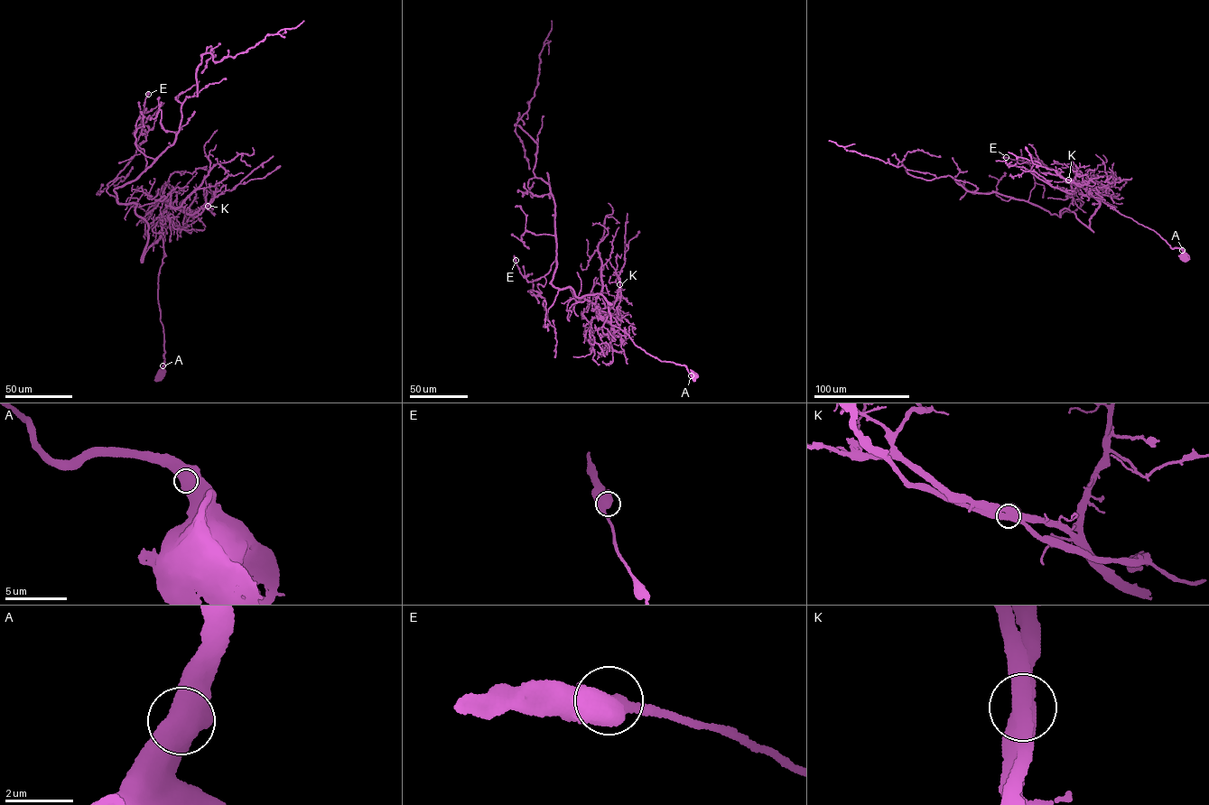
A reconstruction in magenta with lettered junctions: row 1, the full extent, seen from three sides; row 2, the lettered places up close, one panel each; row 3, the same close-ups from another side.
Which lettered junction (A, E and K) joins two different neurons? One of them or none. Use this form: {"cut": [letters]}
{"cut": ["K"]}

